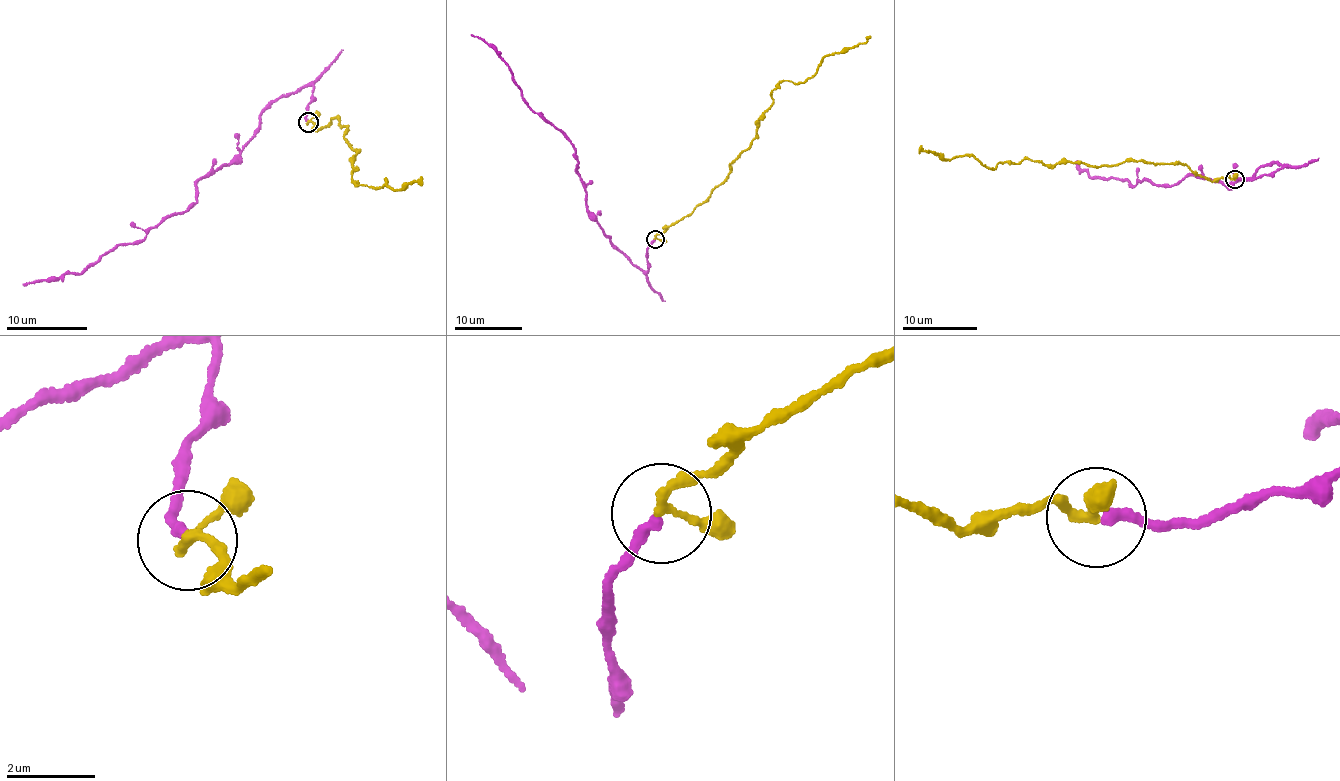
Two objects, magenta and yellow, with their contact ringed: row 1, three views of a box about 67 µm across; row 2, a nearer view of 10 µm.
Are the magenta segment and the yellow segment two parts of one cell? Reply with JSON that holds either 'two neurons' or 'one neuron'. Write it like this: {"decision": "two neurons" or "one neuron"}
{"decision": "one neuron"}

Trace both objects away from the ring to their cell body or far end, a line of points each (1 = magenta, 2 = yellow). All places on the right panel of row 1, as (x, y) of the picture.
1: (1236, 180), (1286, 166), (1274, 162), (1226, 184), (1186, 175), (1134, 187), (1090, 177), (1077, 162)
2: (1234, 179), (1146, 161), (1024, 158), (991, 168), (919, 146)

